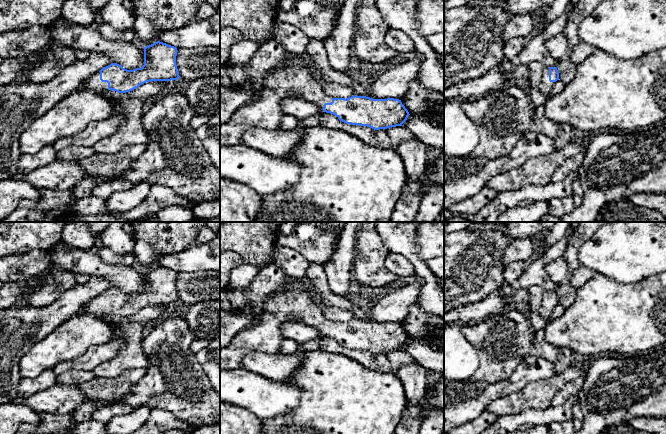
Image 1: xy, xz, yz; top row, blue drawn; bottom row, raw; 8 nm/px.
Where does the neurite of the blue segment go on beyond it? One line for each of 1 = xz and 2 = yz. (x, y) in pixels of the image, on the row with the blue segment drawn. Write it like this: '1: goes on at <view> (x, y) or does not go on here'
1: goes on at xz (296, 78)
2: goes on at yz (545, 86)

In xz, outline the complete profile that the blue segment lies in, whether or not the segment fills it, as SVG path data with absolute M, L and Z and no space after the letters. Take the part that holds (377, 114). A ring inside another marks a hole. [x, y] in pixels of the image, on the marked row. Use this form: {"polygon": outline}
{"polygon": "M287 56L277 69L270 71L263 79L263 90L254 101L238 108L229 120L220 126L220 146L241 144L241 136L248 130L279 130L283 119L281 101L286 98L301 99L314 103L323 112L335 115L340 121L359 126L367 126L374 130L402 126L410 115L401 100L394 98L373 99L366 96L349 98L332 98L323 91L324 82L319 78L306 57Z"}

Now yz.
{"polygon": "M545 67L539 83L540 92L543 95L548 96L557 80L559 80L557 67Z"}

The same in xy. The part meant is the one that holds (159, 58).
{"polygon": "M157 41L144 47L144 65L127 70L111 63L92 74L80 86L104 94L108 90L118 93L130 92L150 81L171 81L180 78L176 65L177 48Z"}

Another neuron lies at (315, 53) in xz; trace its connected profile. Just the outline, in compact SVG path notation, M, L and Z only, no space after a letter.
M310 39L305 50L305 57L324 83L331 82L342 86L352 86L355 95L365 96L366 89L360 83L354 81L347 74L335 71L330 67L322 40Z

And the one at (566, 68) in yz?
M566 53L558 62L557 70L559 73L559 80L565 85L572 81L576 71L576 65L571 61L569 53Z

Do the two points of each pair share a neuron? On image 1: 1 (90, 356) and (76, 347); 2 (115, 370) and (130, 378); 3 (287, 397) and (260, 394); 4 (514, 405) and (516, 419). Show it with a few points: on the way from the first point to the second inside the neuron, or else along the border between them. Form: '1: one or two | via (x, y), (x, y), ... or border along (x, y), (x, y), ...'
1: two | border along (106, 343), (91, 345), (80, 355), (62, 361)
2: two | border along (144, 368), (126, 369), (114, 377), (98, 377)
3: one | via (280, 397), (267, 397)
4: two | border along (538, 408), (526, 408), (518, 413), (498, 417)

